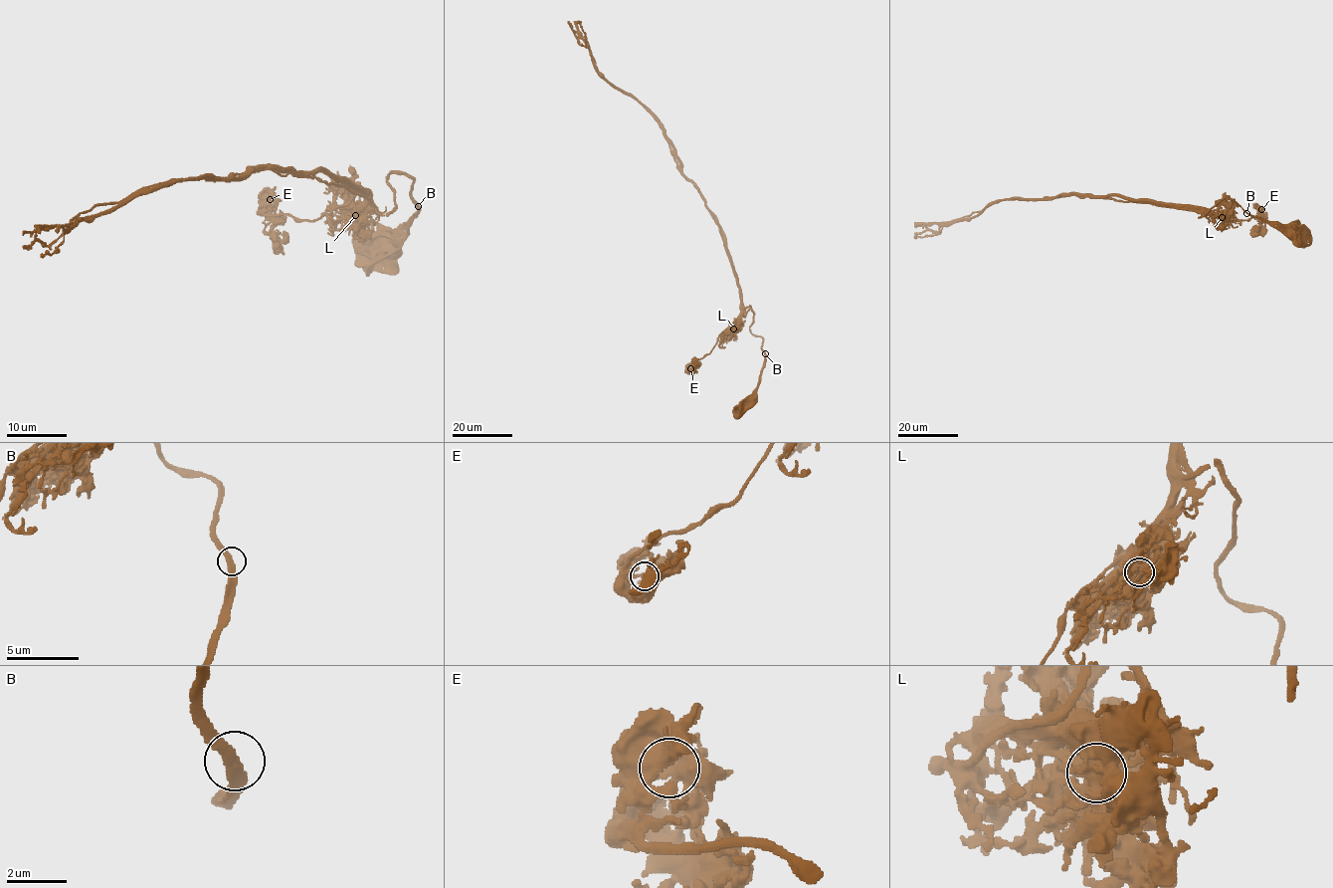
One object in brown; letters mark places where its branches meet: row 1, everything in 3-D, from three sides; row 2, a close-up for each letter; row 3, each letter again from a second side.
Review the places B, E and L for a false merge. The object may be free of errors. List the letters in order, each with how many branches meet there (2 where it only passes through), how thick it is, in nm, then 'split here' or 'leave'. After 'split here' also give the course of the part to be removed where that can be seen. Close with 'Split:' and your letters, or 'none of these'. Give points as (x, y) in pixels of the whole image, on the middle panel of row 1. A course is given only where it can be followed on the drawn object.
B: branches 2; calibre 280 nm; leave
E: branches 4; calibre 480 nm; leave
L: branches 6; calibre 420 nm; split here; course (734, 328), (740, 326), (743, 305), (719, 227), (700, 190), (677, 167), (660, 123), (600, 75), (573, 21)
Split: L

